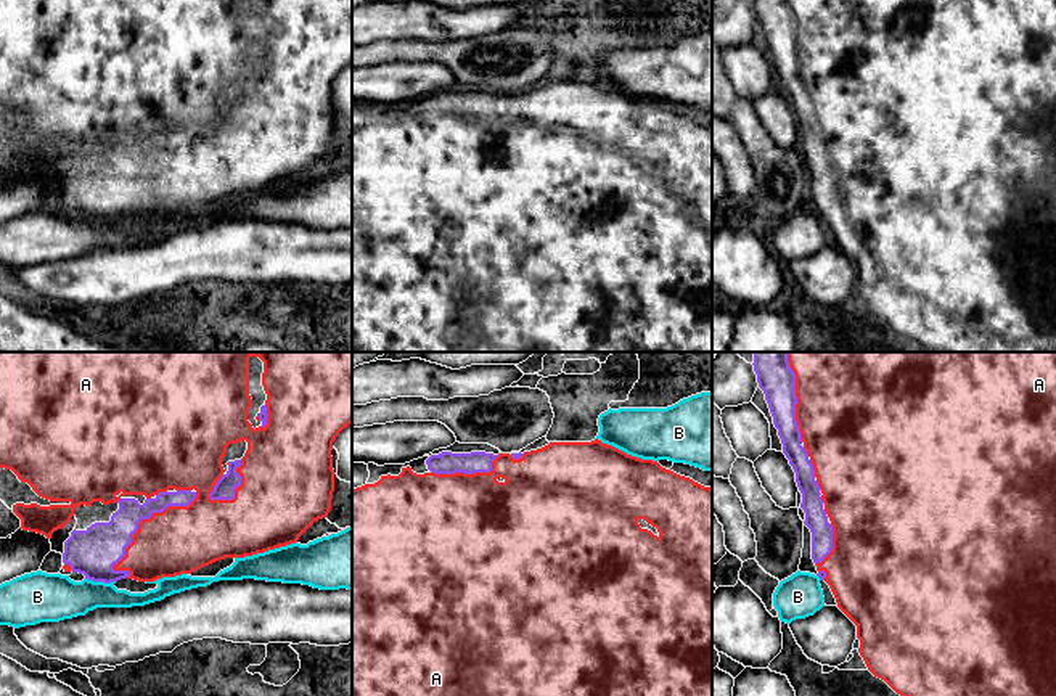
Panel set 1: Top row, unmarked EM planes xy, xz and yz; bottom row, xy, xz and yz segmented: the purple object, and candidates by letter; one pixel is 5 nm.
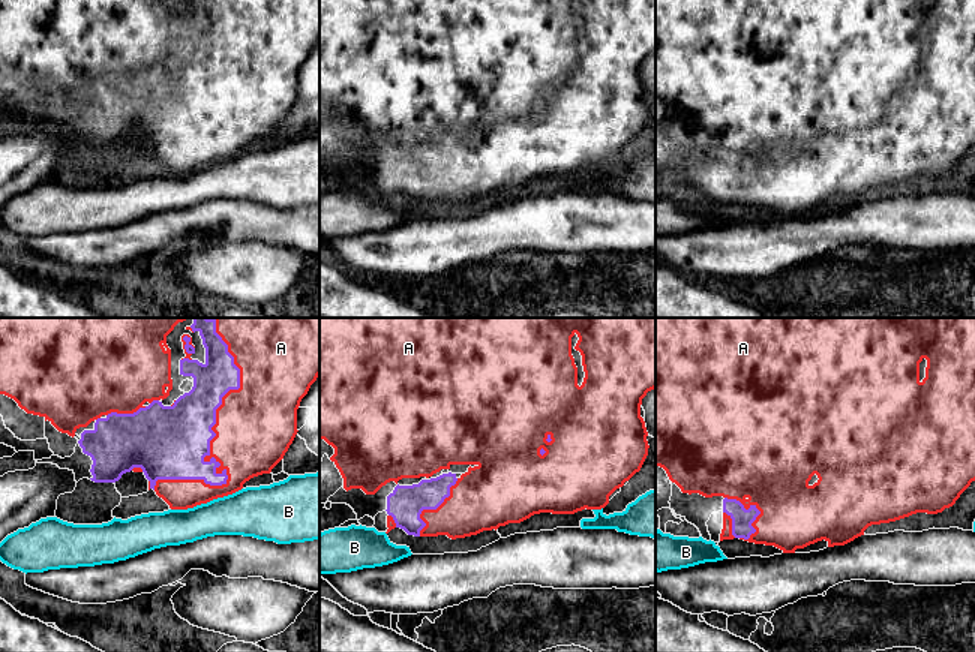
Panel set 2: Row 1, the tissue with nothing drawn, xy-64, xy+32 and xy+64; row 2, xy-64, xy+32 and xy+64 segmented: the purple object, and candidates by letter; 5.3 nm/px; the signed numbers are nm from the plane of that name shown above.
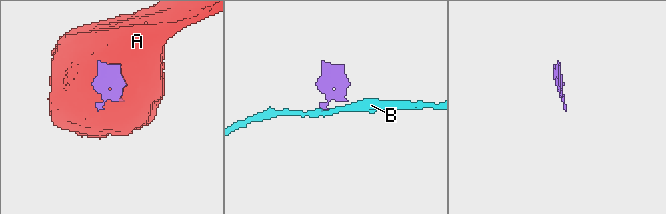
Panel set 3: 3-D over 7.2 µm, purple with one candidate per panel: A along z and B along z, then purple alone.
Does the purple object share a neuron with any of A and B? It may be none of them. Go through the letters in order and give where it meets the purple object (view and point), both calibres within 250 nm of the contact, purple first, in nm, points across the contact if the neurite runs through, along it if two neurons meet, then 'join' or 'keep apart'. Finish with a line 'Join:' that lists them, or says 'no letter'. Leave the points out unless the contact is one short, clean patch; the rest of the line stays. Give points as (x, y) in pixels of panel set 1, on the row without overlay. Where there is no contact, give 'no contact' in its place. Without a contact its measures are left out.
A: meets purple in xy at (147, 158); 220 nm thick on the purple side, 340 nm on the other; join
B: meets purple in xy at (100, 221); 240 nm thick on the purple side, 240 nm on the other; border along xy (85, 217), (95, 222), (114, 222); keep apart
Join: A

